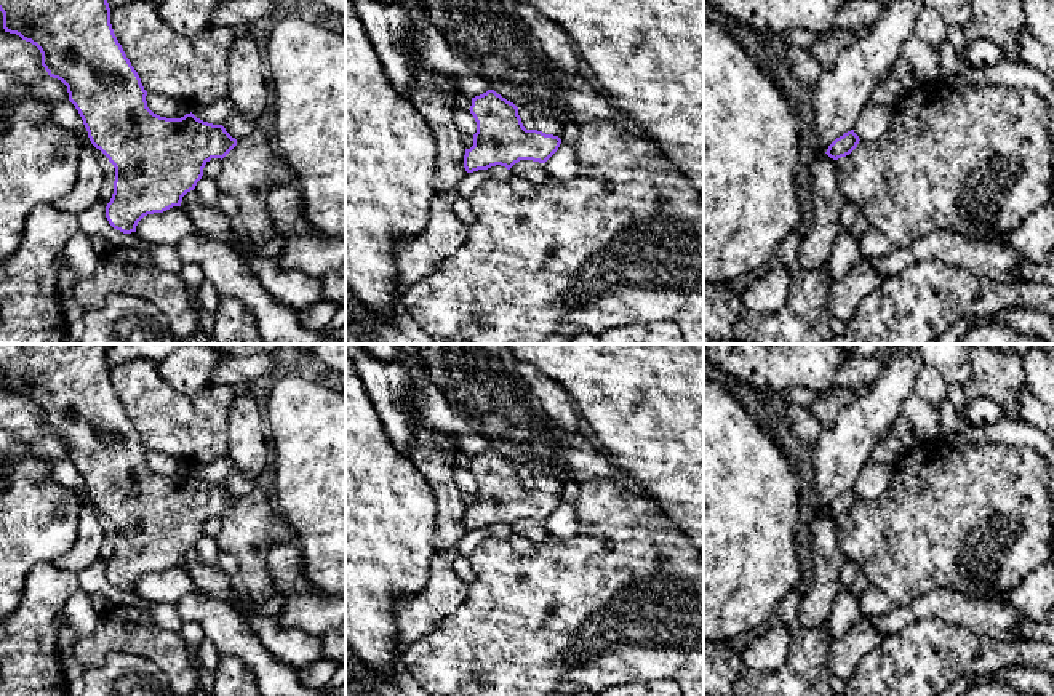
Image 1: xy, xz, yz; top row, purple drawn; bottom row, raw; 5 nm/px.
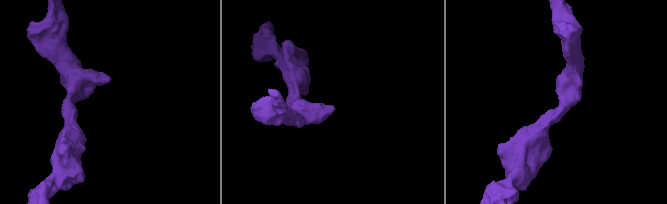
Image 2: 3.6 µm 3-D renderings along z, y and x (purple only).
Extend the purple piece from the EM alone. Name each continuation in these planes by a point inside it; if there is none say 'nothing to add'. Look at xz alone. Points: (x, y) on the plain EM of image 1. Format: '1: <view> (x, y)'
nothing to add

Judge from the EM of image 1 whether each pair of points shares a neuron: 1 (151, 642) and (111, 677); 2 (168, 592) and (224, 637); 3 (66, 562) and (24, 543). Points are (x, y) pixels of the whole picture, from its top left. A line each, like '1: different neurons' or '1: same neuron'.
1: different neurons
2: different neurons
3: different neurons

